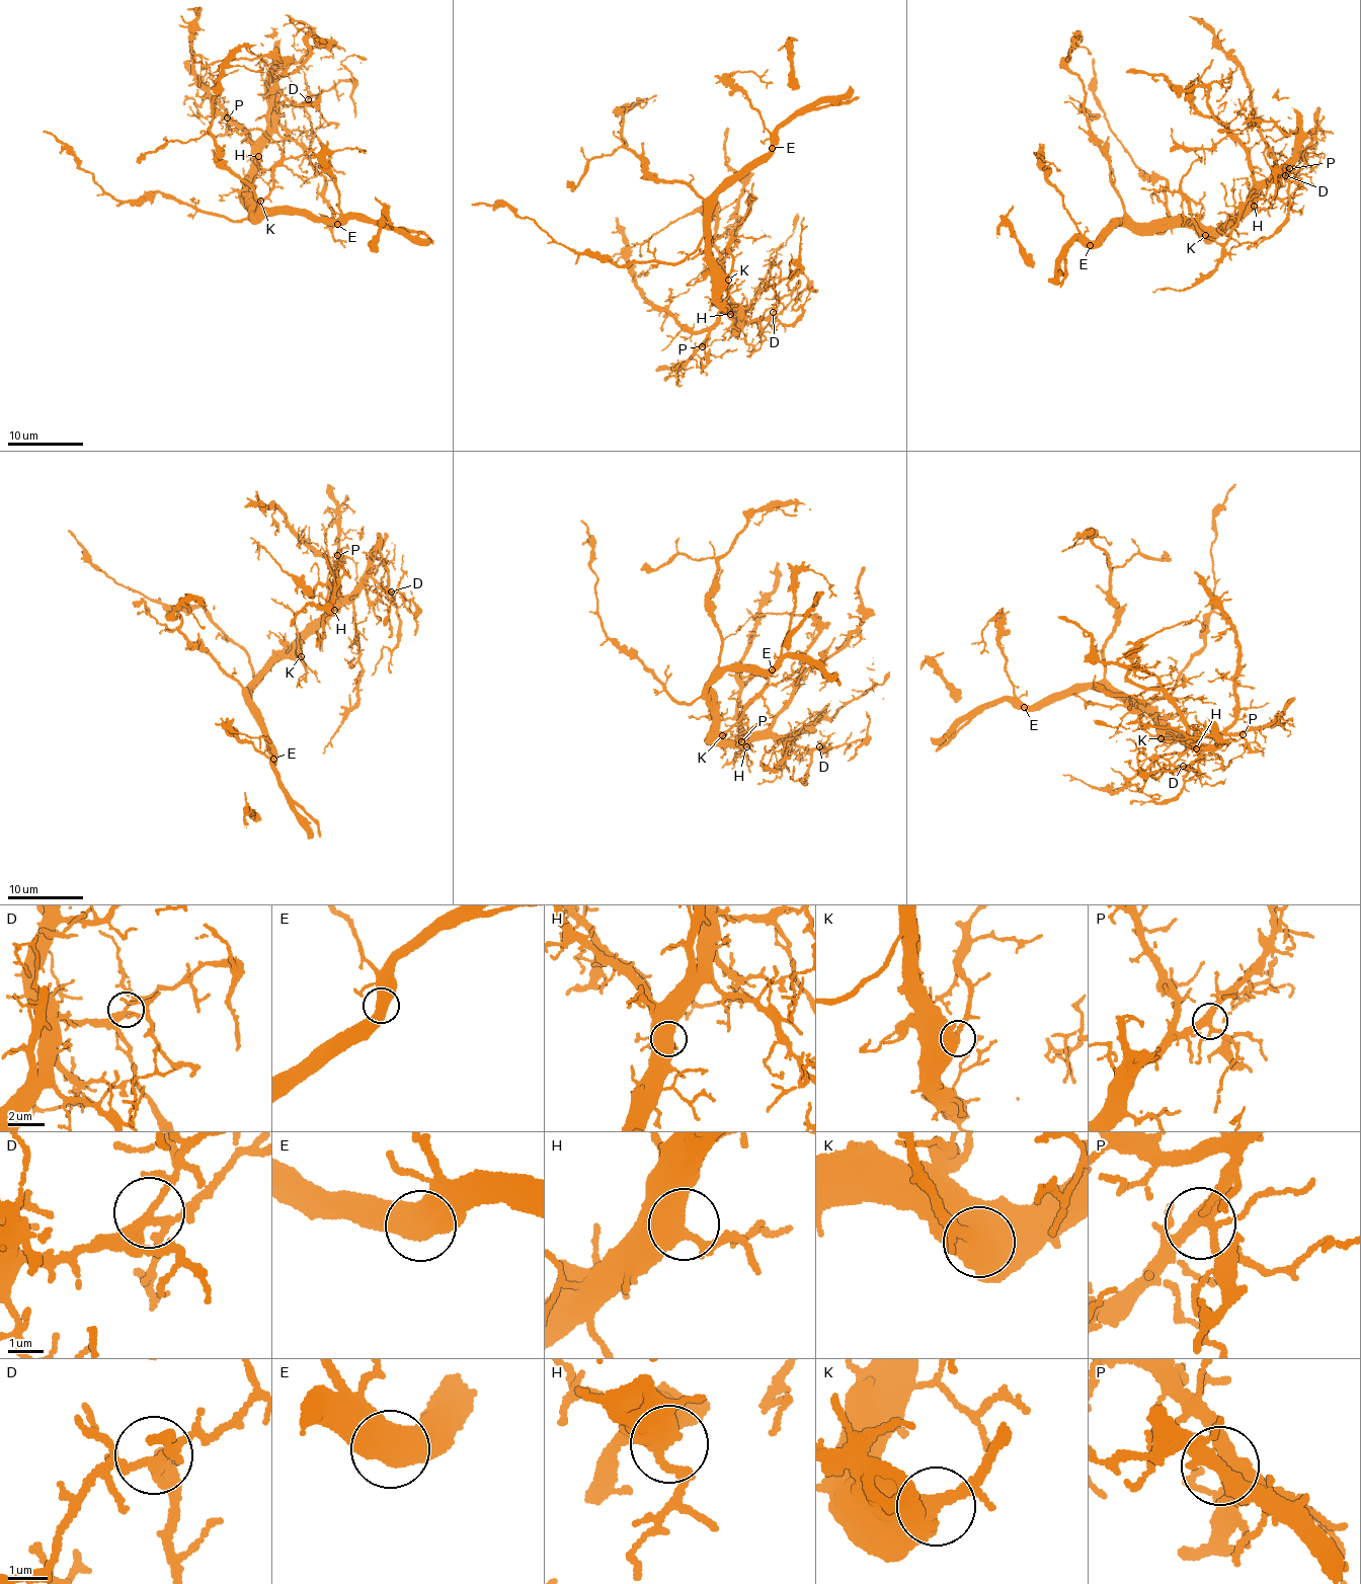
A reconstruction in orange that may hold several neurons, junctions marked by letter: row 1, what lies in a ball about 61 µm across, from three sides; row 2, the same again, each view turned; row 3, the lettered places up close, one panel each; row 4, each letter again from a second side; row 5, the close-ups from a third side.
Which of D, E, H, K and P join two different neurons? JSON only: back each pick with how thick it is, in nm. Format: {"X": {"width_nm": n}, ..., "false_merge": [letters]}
{"false_merge": []}

